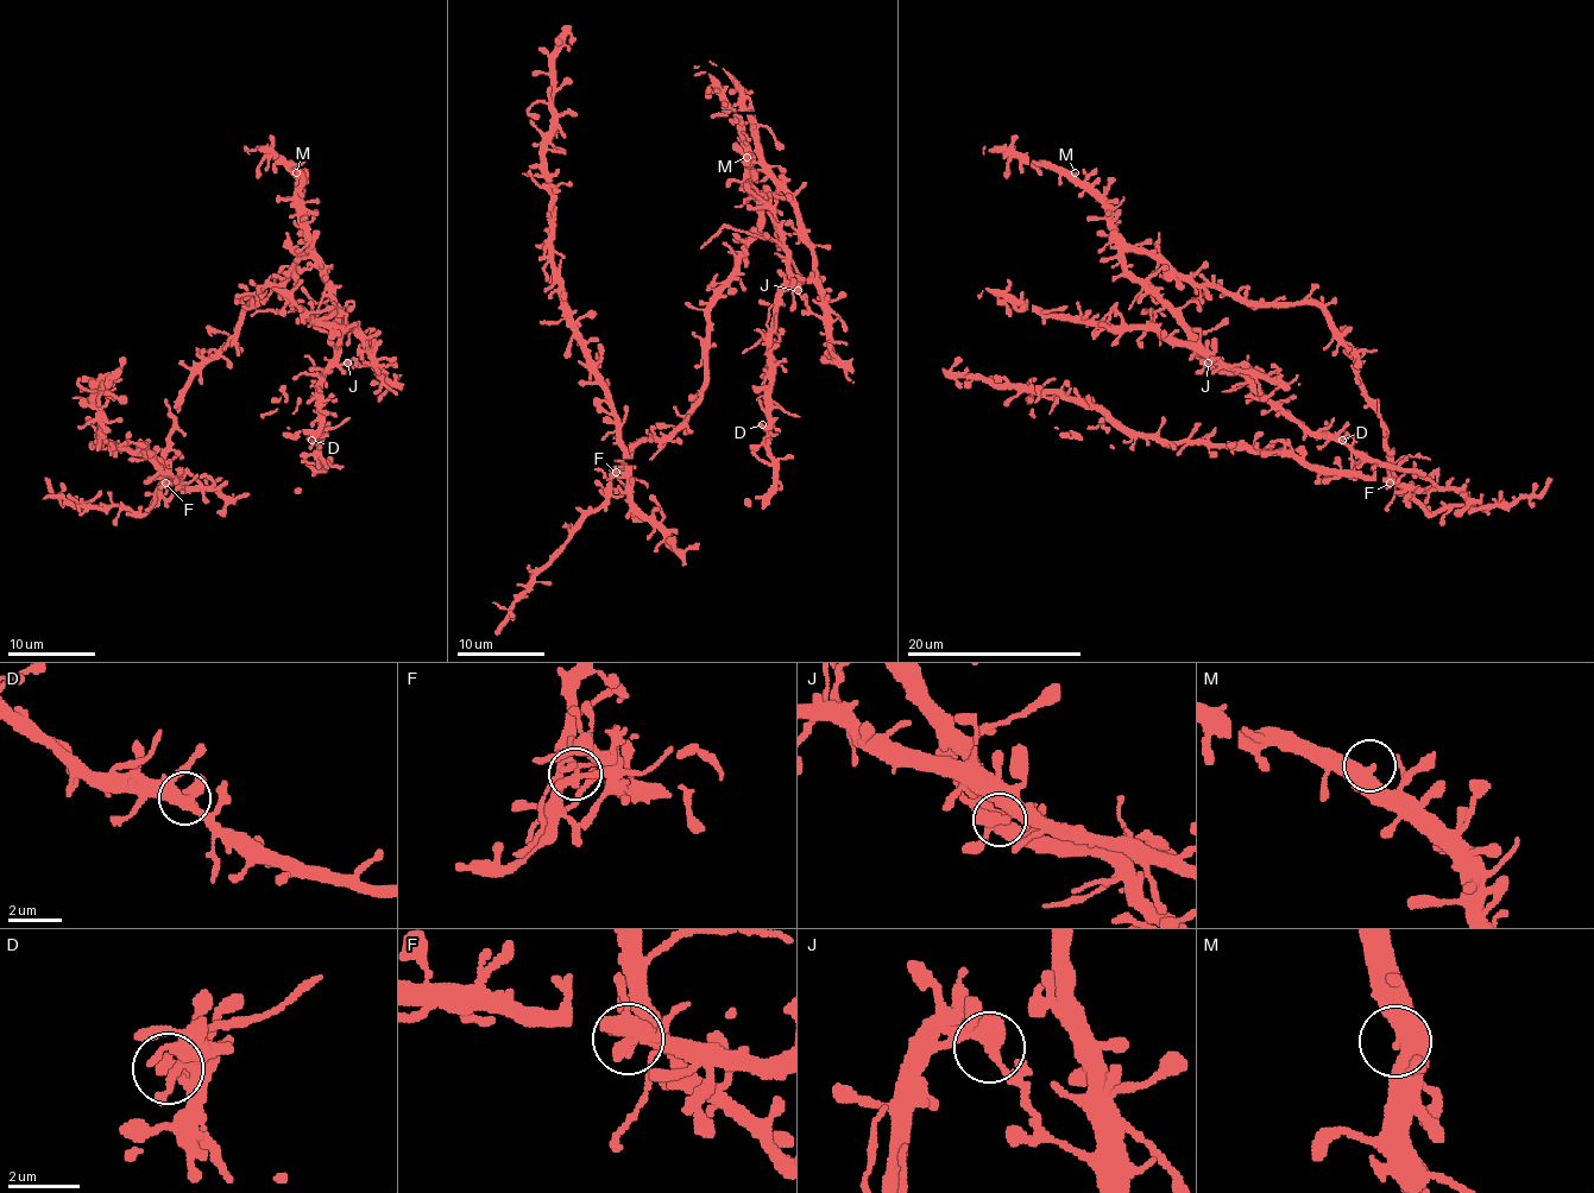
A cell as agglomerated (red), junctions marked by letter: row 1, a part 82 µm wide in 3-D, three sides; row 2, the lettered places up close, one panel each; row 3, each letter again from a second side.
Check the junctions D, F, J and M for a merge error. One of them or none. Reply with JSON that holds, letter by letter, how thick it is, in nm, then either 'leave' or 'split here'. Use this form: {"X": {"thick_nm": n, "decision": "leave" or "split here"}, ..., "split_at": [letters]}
{"D": {"thick_nm": 320, "decision": "leave"}, "F": {"thick_nm": 360, "decision": "leave"}, "J": {"thick_nm": 420, "decision": "leave"}, "M": {"thick_nm": 400, "decision": "leave"}, "split_at": []}

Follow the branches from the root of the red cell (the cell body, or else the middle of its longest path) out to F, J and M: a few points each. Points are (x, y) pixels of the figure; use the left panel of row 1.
F: (257, 302), (244, 313), (239, 330), (194, 377), (184, 393), (169, 405), (174, 427), (165, 455), (165, 484)
J: (257, 302), (265, 286), (277, 286), (309, 252), (329, 289), (329, 300), (338, 309), (338, 361), (347, 364)
M: (257, 302), (265, 286), (277, 286), (309, 252), (309, 227), (298, 203), (296, 172)

